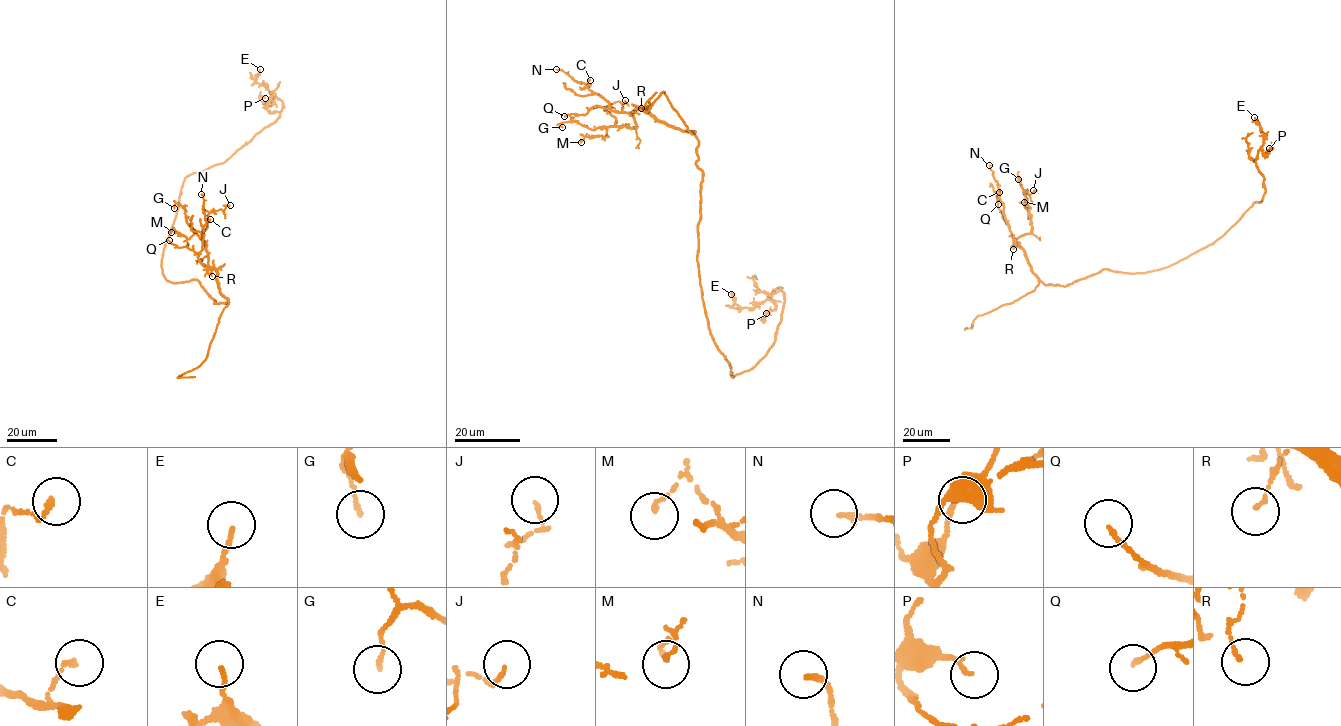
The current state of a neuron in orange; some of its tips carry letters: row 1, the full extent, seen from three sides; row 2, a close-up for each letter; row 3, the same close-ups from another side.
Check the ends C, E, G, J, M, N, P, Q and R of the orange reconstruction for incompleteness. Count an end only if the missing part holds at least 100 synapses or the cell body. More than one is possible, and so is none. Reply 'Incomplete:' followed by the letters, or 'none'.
Incomplete: none

